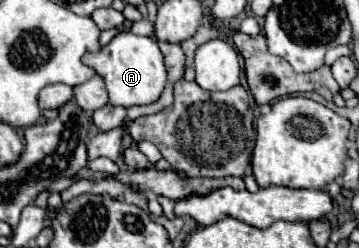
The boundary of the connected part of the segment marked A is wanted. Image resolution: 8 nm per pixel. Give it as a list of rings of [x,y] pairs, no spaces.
[[[119,32],[107,46],[99,52],[85,54],[85,64],[91,66],[103,80],[109,92],[109,104],[115,106],[147,106],[159,100],[167,86],[167,70],[163,64],[163,54],[147,36],[137,36],[131,32]]]

